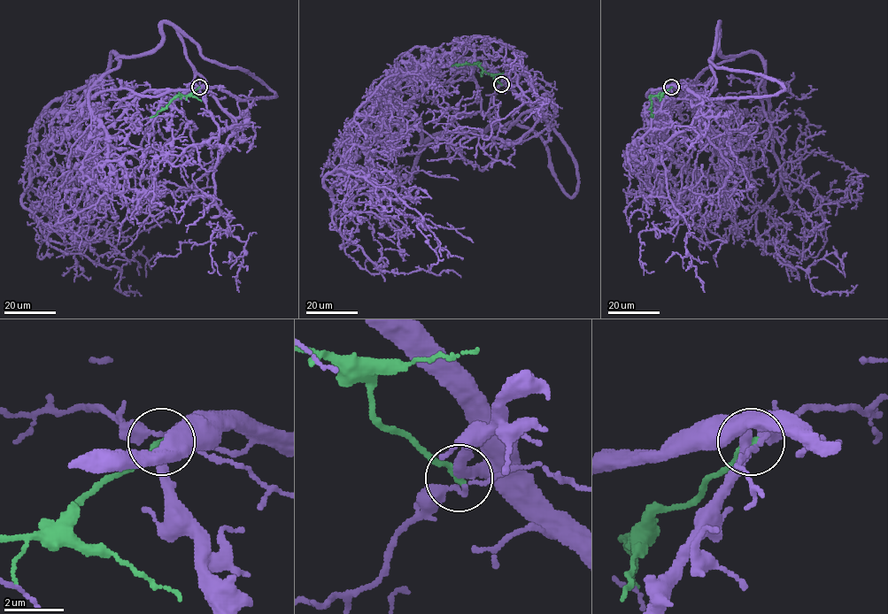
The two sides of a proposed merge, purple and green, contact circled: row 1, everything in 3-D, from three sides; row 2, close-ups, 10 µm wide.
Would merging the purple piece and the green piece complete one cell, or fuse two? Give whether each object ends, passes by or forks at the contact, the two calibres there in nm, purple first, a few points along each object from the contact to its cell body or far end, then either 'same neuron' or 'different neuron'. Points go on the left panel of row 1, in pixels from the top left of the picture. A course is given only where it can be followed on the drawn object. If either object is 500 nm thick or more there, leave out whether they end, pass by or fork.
purple forks there; green ends there; 260 nm thick on the purple side, 190 nm on the other; purple runs (199, 87), (107, 90), (69, 112), (65, 92), (34, 131), (21, 203), (50, 240), (81, 256), (171, 222); green runs (199, 87), (188, 95), (175, 95), (165, 108), (150, 117); different neuron

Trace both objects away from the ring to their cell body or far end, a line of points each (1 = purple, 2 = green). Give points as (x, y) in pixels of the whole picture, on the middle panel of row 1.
1: (501, 83), (444, 63), (365, 127), (379, 176), (331, 194), (323, 178), (362, 172), (382, 215), (473, 242)
2: (501, 84), (474, 63), (451, 66)

